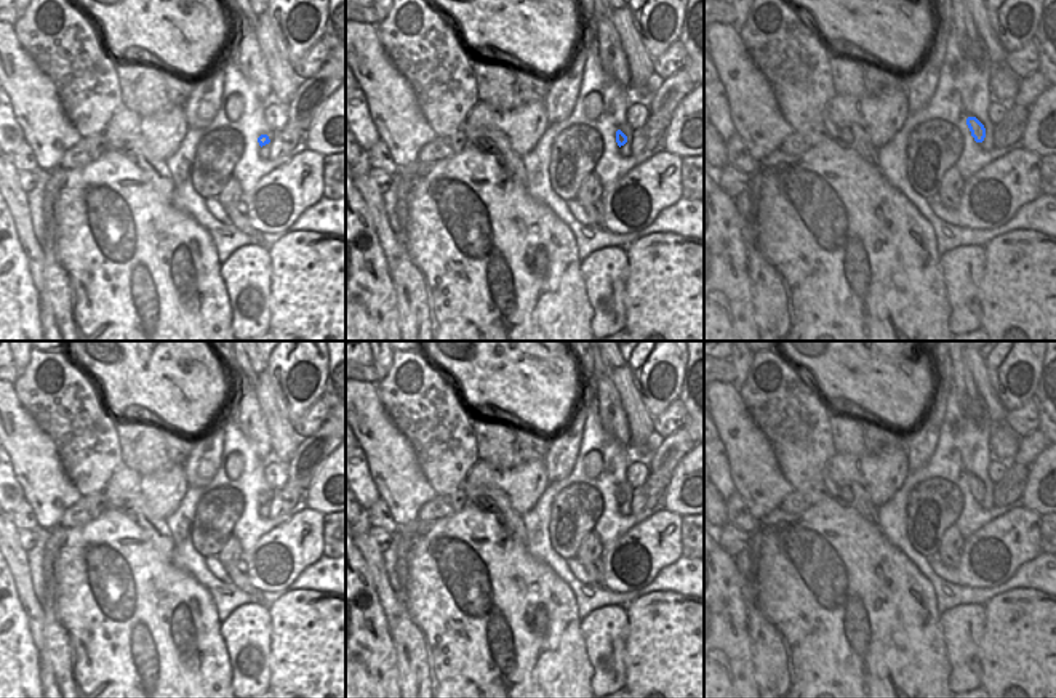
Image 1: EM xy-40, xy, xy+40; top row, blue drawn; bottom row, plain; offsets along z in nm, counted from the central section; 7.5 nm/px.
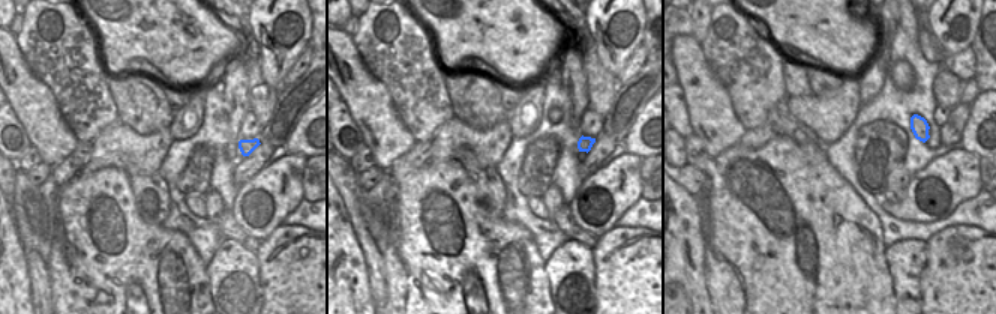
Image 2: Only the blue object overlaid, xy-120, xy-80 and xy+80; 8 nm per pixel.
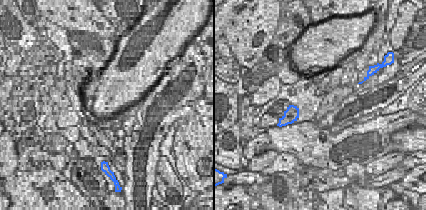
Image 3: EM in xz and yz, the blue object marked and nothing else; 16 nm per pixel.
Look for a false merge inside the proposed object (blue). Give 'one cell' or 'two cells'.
one cell

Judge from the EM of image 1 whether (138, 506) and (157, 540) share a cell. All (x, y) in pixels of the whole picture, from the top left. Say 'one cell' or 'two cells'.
one cell

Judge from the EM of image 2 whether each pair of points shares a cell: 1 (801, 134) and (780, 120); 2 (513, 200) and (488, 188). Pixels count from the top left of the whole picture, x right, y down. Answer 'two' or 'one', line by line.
1: one
2: two

